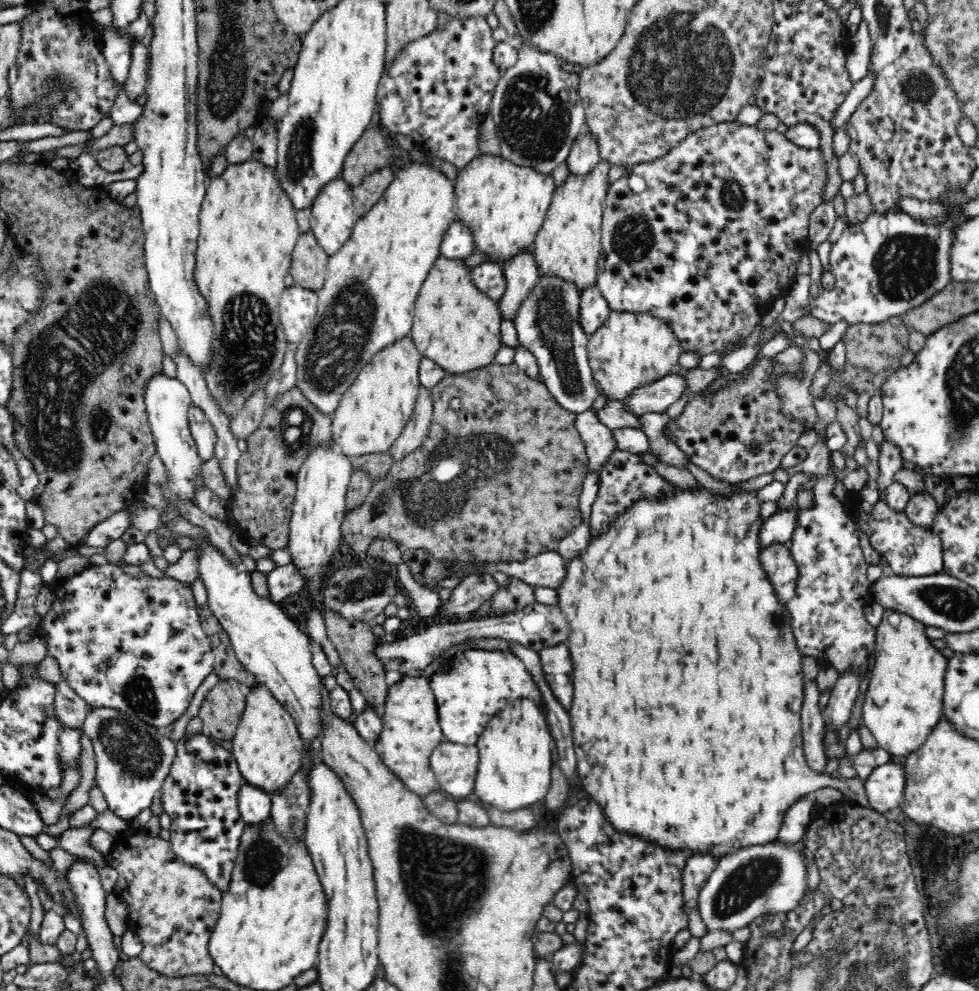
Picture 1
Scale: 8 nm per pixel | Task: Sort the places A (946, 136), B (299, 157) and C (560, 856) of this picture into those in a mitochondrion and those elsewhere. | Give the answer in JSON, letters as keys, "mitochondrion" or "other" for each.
{"A":"other","B":"mitochondrion","C":"other"}

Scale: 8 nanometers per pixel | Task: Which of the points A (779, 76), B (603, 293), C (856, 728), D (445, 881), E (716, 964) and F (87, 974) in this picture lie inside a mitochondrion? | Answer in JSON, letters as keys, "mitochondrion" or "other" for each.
{"A":"other","B":"other","C":"other","D":"mitochondrion","E":"other","F":"other"}

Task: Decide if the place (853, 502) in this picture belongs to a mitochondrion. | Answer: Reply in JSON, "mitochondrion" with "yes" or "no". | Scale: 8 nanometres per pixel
{"mitochondrion":"no"}

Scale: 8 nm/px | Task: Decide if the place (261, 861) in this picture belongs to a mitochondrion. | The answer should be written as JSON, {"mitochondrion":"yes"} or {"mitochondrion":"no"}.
{"mitochondrion":"yes"}

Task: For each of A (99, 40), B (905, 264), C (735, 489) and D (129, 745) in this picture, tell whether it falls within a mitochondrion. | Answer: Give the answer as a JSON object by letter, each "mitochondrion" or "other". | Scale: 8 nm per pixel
{"A":"other","B":"mitochondrion","C":"other","D":"mitochondrion"}

